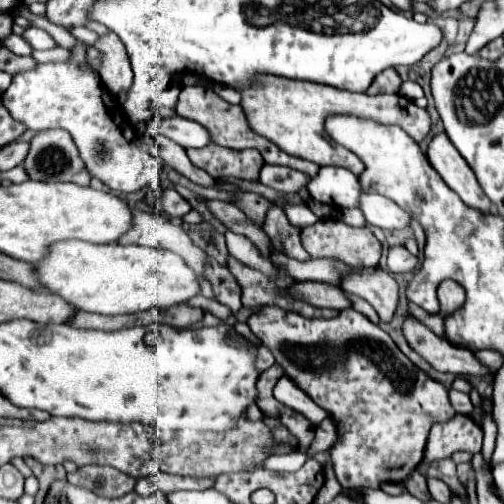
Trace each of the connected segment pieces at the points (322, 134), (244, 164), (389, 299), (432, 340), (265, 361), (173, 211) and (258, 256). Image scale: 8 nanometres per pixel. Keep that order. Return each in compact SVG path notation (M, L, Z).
M270 78L266 86L258 86L258 90L240 90L240 94L242 94L240 104L246 110L246 116L250 118L250 126L254 126L258 134L270 138L270 142L286 150L286 154L294 154L318 166L342 166L352 170L356 176L362 174L366 166L362 164L360 158L356 158L354 152L330 140L330 136L324 130L328 116L348 114L356 118L368 118L386 126L396 124L406 134L410 134L414 142L422 142L432 130L432 120L428 110L418 108L412 100L400 94L378 94L378 96L350 94L348 90L334 90L332 86L322 86L312 82L290 82L288 78Z
M210 144L204 150L186 150L190 162L196 168L206 170L210 176L222 172L222 176L238 176L246 180L258 180L258 170L262 168L262 156L258 150L226 150L218 144Z
M378 270L376 274L350 274L342 280L342 288L352 292L374 306L382 322L392 322L398 308L398 284L388 274Z
M418 320L404 322L404 336L406 336L408 344L414 350L418 350L418 354L424 356L440 372L450 372L456 376L478 376L478 378L492 374L474 356L472 350L454 346L448 340L438 338L434 332L430 332Z
M258 344L258 368L264 372L266 368L270 368L274 364L274 356L272 352L264 346L264 344Z
M166 188L162 192L162 210L172 218L182 218L192 210L192 206L174 188Z
M226 230L226 244L228 244L228 252L246 266L256 268L268 276L276 276L277 269L272 265L270 258L264 256L246 236Z

